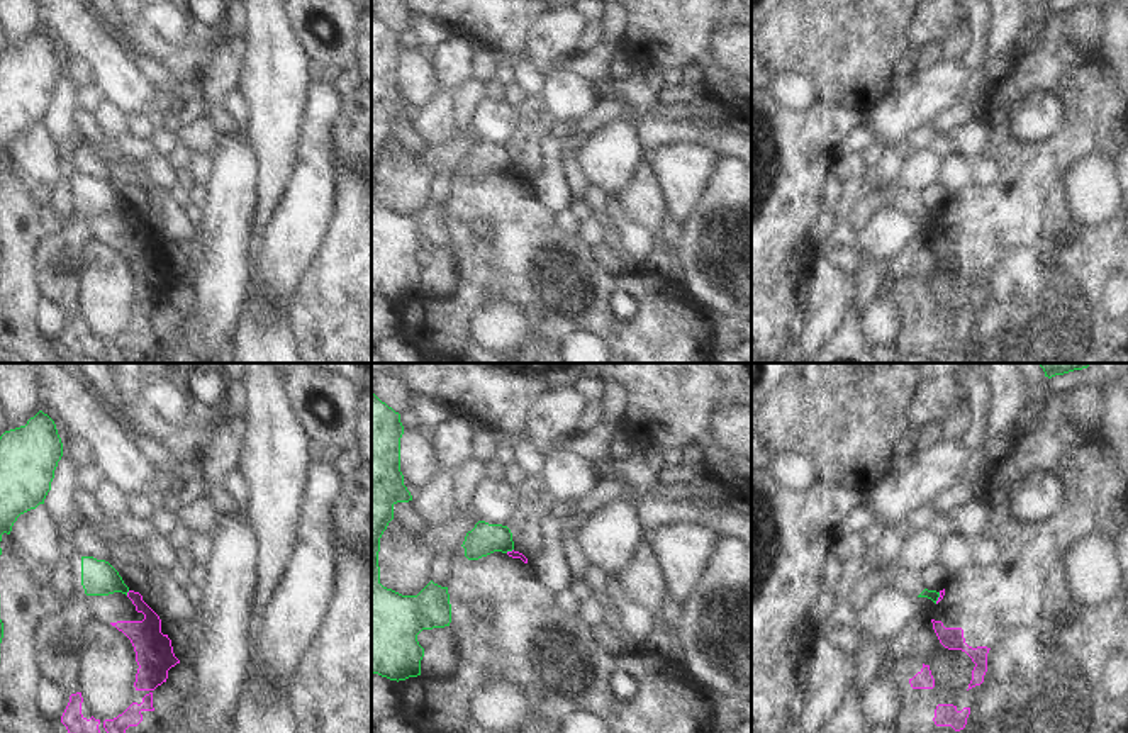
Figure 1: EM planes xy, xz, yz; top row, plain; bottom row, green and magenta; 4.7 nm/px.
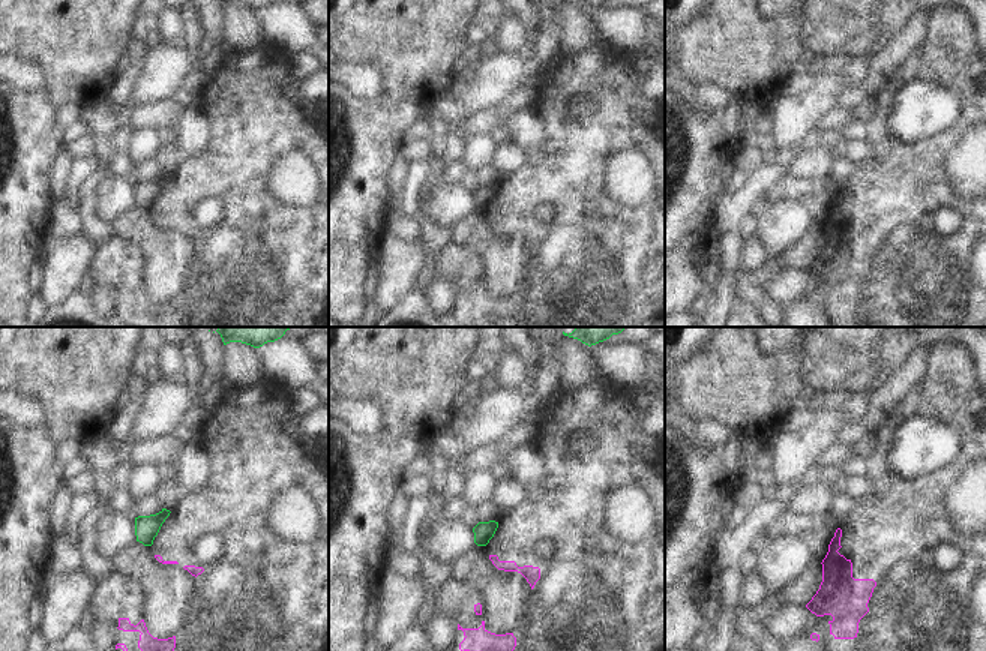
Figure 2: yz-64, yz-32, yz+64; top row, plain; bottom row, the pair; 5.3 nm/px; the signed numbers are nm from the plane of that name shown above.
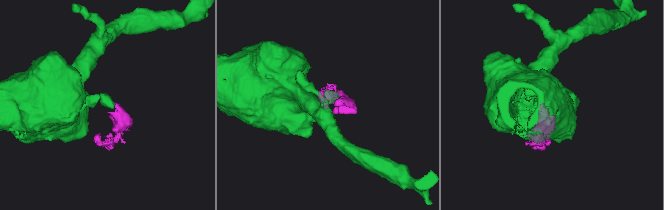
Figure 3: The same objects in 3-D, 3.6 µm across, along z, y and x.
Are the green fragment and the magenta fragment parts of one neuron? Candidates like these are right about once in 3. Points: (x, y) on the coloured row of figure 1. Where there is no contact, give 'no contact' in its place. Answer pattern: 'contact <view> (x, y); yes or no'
contact xy (128, 591); no

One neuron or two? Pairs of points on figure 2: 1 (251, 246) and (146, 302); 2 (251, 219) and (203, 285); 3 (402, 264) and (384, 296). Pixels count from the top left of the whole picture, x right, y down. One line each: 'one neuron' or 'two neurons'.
1: one neuron
2: one neuron
3: one neuron

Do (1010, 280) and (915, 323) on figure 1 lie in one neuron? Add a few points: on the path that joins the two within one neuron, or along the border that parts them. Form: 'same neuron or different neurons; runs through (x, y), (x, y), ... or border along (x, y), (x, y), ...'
same neuron; runs through (989, 304), (960, 333), (938, 333)

